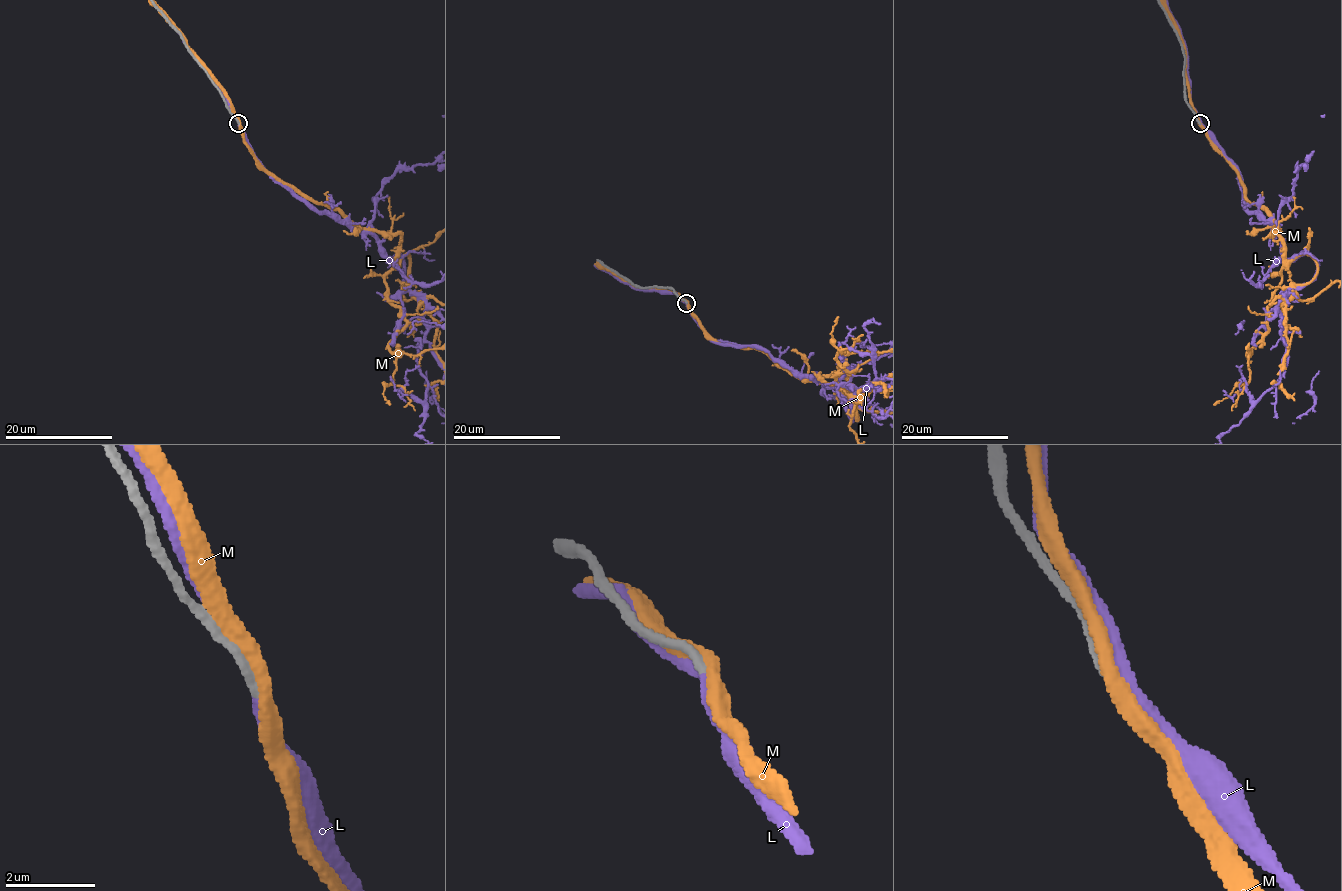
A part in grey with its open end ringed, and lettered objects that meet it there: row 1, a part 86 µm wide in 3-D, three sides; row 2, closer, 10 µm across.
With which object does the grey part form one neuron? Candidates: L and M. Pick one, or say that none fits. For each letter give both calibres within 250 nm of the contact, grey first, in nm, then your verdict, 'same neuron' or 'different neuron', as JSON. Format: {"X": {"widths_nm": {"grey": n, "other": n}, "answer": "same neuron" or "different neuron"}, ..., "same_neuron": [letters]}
{"L": {"widths_nm": {"grey": 240, "other": 300}, "answer": "same neuron"}, "M": {"widths_nm": {"grey": 180, "other": 340}, "answer": "different neuron"}, "same_neuron": ["L"]}

